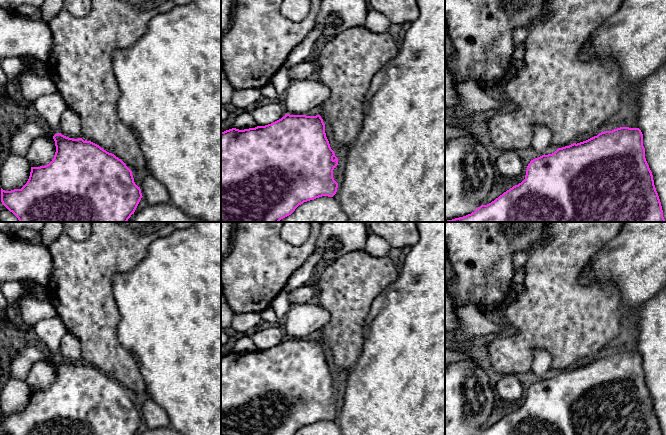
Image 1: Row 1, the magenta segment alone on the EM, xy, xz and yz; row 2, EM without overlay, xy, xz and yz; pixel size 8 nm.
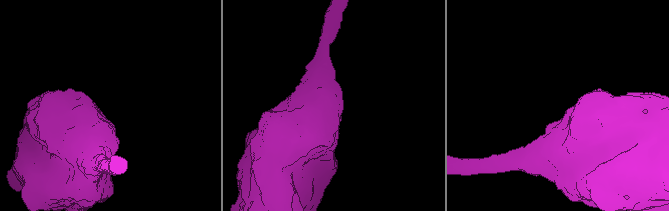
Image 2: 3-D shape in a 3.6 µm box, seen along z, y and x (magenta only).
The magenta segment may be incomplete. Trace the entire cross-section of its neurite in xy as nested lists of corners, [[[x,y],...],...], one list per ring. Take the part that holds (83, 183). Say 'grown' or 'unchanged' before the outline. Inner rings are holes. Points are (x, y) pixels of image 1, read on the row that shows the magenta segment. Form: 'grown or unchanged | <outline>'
unchanged | [[[61,133],[55,134],[53,139],[55,141],[56,152],[52,161],[45,166],[31,167],[29,179],[21,189],[5,191],[1,188],[2,204],[18,218],[19,222],[127,222],[131,215],[134,214],[143,196],[140,187],[134,182],[132,171],[126,164],[114,154],[107,152],[91,141],[84,141],[82,138],[69,138]]]

